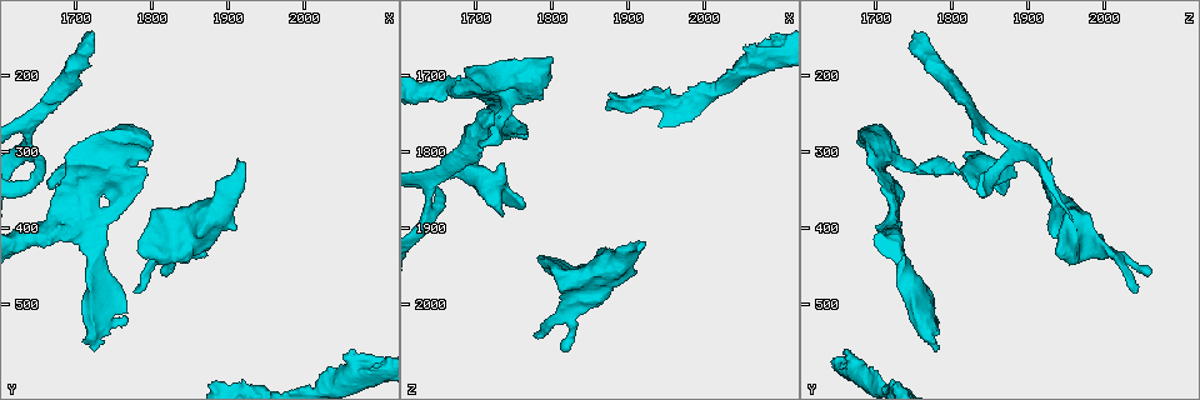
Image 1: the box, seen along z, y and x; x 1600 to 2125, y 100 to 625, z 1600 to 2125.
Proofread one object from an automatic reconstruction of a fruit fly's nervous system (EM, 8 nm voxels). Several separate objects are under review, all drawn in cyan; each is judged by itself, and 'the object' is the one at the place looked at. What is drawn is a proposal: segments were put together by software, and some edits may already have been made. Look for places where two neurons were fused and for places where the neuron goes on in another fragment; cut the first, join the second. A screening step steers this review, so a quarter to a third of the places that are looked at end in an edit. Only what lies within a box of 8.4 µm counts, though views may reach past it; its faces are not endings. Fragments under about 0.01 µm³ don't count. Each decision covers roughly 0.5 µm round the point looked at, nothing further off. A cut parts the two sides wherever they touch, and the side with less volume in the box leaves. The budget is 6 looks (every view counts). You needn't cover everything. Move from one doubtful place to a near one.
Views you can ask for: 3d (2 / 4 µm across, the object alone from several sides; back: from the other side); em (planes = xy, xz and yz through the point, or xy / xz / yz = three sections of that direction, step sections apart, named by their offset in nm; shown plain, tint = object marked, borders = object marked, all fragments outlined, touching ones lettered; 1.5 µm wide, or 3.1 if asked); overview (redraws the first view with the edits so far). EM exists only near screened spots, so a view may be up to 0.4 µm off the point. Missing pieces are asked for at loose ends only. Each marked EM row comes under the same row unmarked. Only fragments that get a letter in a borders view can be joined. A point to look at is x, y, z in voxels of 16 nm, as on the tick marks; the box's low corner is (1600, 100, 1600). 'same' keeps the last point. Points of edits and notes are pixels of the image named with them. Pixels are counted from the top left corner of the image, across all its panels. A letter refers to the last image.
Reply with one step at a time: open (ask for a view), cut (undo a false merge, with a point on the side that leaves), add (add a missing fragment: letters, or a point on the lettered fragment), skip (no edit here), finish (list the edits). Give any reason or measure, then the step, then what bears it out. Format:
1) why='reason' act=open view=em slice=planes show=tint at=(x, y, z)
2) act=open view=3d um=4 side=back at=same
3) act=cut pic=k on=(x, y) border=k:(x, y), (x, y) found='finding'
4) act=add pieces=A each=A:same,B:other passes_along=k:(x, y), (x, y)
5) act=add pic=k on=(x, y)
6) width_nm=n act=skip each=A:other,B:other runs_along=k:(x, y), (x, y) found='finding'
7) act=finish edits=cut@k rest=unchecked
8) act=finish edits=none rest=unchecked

why='an open end' act=open view=em slice=planes show=borders at=(1735, 330, 1885)

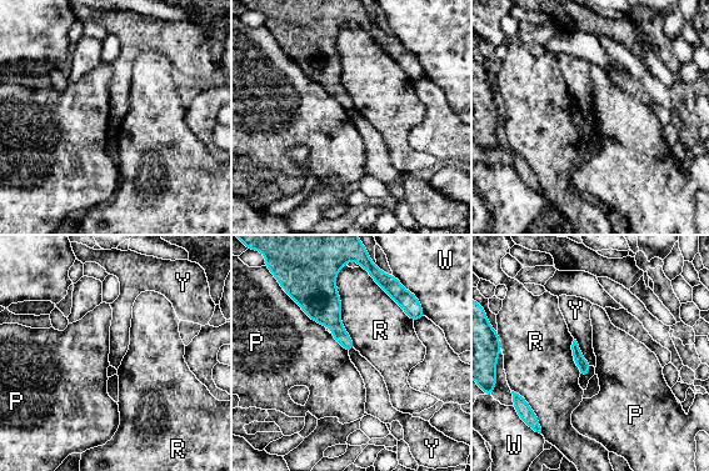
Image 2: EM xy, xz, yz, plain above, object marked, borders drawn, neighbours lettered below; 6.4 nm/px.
act=skip each=P:other,R:other,W:other,Y:other border=2:(289, 295), (308, 316), (325, 329) found='no lettered fragment goes on from it'

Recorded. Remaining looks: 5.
act=open view=em slice=planes show=tint at=(1725, 150, 1765)

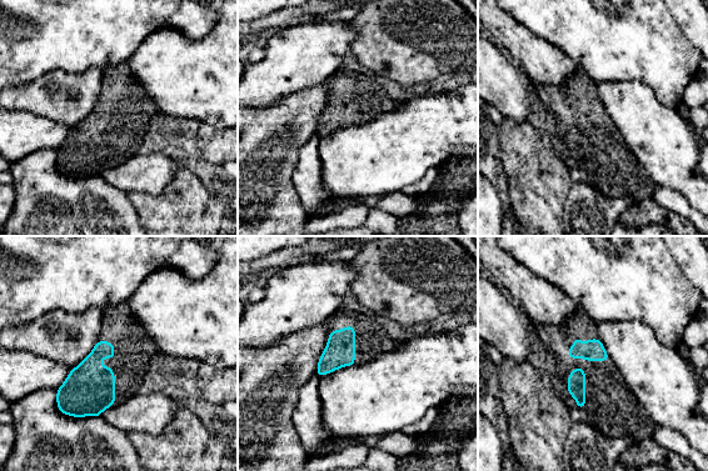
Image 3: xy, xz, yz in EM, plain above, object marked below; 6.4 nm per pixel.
act=open view=em slice=planes show=borders at=same

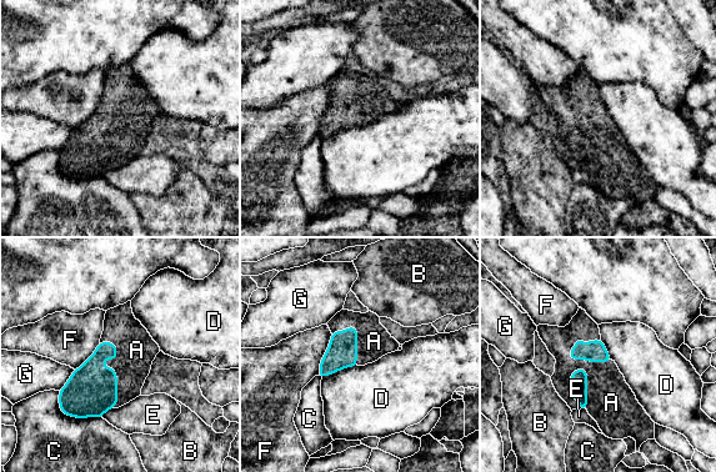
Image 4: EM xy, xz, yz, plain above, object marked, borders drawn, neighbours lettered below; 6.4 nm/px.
act=add pieces=A each=A:same,B:other,C:other,D:other,E:other,F:other,G:other found='it goes on there'

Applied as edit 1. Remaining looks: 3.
act=open view=3d um=4 at=(1910, 315, 1930)

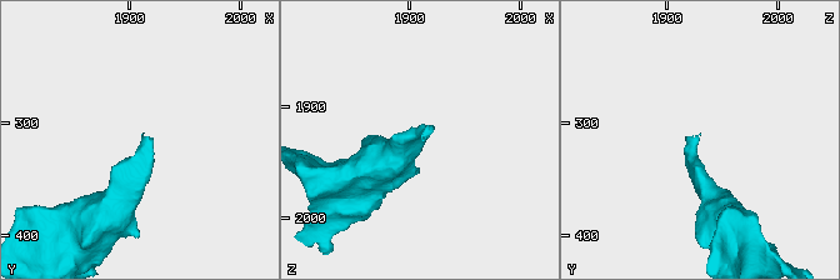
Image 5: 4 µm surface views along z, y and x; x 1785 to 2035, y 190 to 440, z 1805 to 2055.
act=open view=em slice=yz step=8 show=borders at=(1910, 312, 1930)

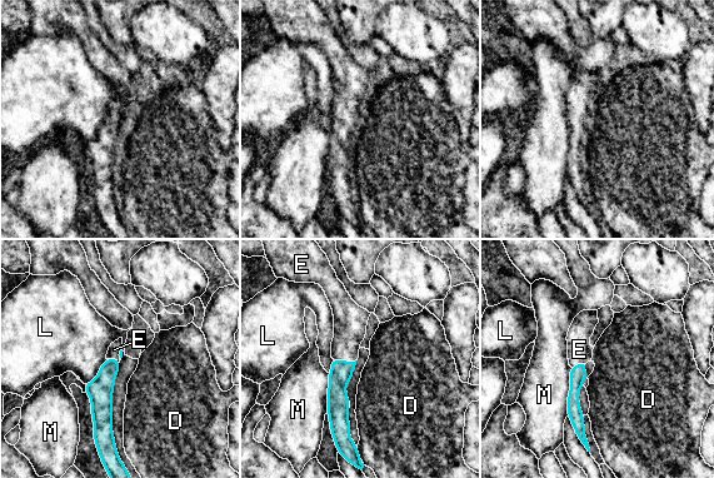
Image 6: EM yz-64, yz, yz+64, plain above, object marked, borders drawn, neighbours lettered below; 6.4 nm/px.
why='cut it another way' act=open view=em slice=xy step=8 show=borders at=same

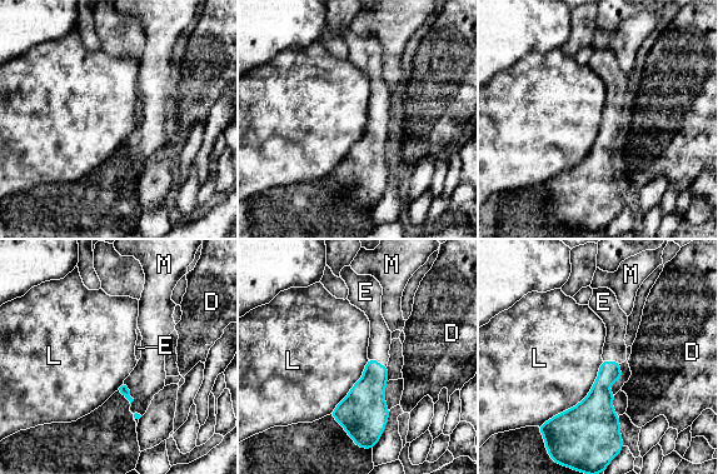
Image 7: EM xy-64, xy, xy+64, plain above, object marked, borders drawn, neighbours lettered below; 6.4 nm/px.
act=add pieces=E each=D:other,E:same,L:other,M:other passes_along=7:(367, 398), (378, 362), (380, 337) found='it goes on there'

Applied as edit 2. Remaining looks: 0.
act=finish edits=add@4,add@7 rest=unchecked

